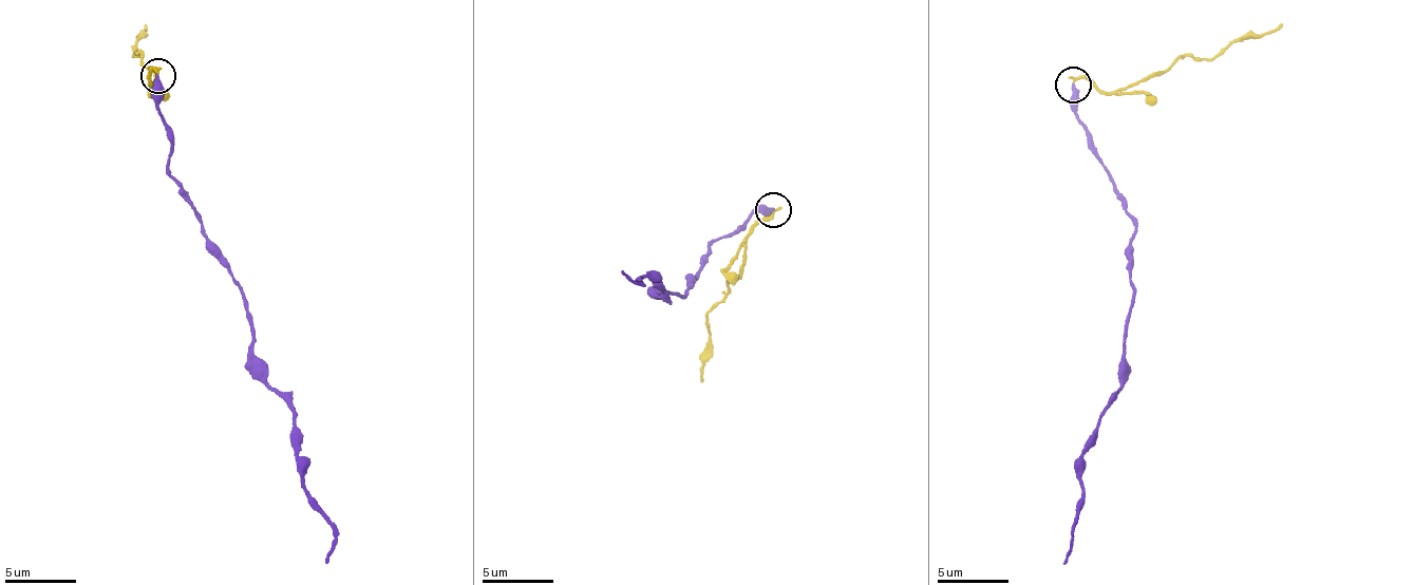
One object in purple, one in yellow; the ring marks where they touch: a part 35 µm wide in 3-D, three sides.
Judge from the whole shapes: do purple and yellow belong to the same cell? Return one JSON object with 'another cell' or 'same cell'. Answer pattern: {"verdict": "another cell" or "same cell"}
{"verdict": "another cell"}

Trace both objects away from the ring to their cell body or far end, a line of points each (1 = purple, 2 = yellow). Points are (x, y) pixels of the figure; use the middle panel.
1: (773, 209), (706, 247), (685, 295), (622, 269)
2: (773, 209), (771, 216), (751, 230), (727, 294), (709, 316), (702, 382)

